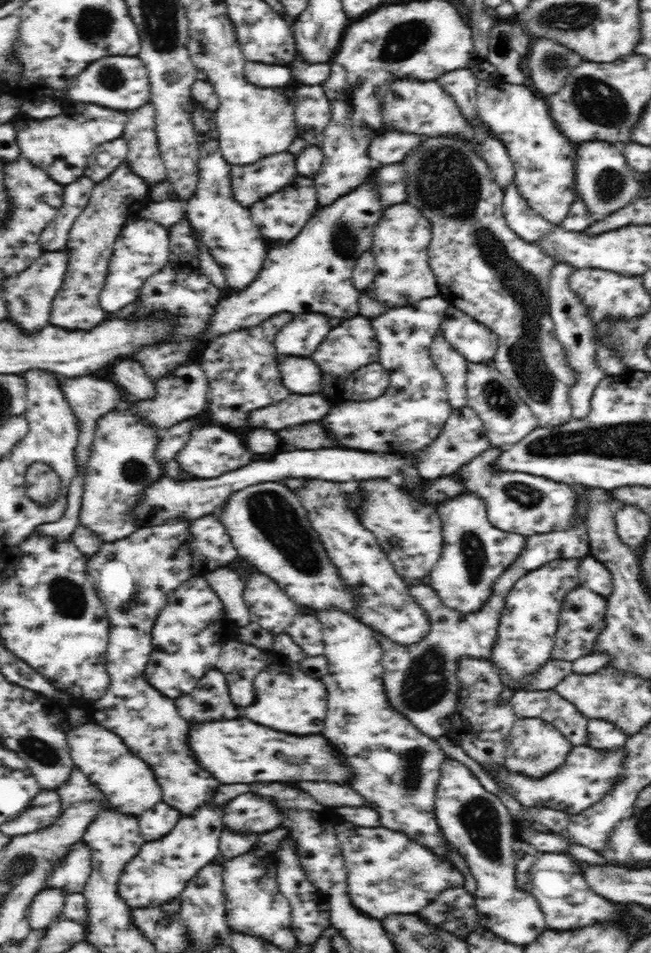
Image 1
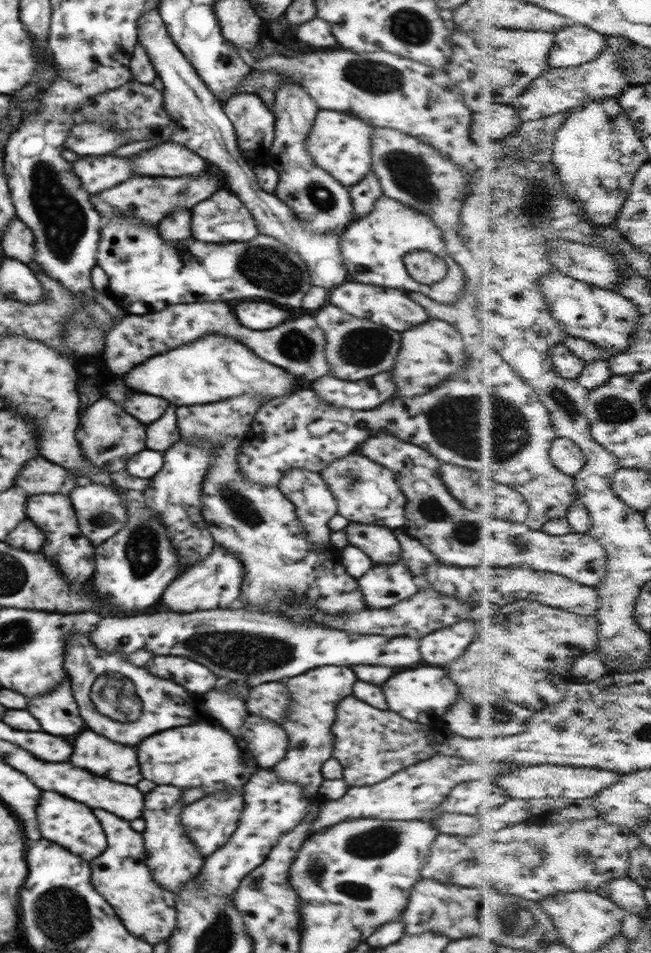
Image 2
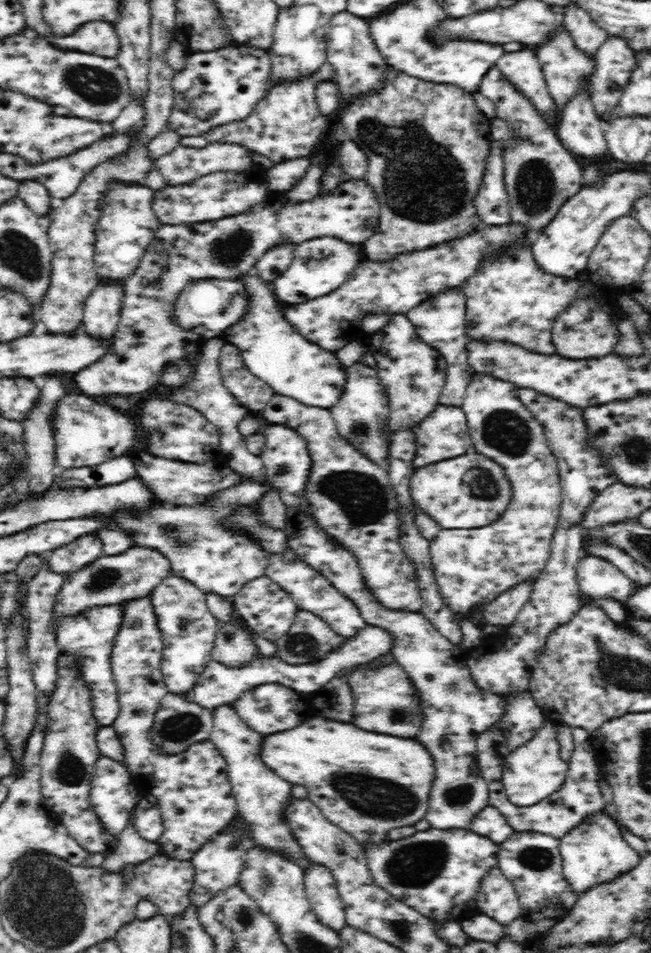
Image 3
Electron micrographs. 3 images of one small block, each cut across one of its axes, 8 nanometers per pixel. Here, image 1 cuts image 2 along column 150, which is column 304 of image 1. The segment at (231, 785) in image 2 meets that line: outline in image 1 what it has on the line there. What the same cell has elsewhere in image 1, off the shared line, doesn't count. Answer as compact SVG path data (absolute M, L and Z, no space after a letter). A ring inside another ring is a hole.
M218 720L194 724L190 730L190 748L202 768L206 768L222 784L252 782L336 782L350 784L352 768L338 760L334 748L320 734L294 736L258 726L248 720Z

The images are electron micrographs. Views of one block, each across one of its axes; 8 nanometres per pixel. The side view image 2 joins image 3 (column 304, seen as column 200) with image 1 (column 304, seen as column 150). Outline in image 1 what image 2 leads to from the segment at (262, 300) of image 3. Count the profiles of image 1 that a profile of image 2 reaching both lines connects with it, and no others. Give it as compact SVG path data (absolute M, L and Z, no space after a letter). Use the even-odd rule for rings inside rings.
M278 358L278 371L283 385L291 393L308 395L320 391L322 373L311 358Z

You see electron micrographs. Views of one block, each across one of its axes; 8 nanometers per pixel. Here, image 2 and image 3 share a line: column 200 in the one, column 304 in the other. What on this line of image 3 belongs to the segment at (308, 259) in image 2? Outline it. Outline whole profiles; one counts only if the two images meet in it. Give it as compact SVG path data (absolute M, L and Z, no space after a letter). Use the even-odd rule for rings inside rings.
M314 74L296 82L280 80L265 92L264 98L256 104L254 112L248 118L216 126L204 132L204 136L208 142L238 143L266 156L274 165L312 155L322 147L330 128L316 102L316 83Z

